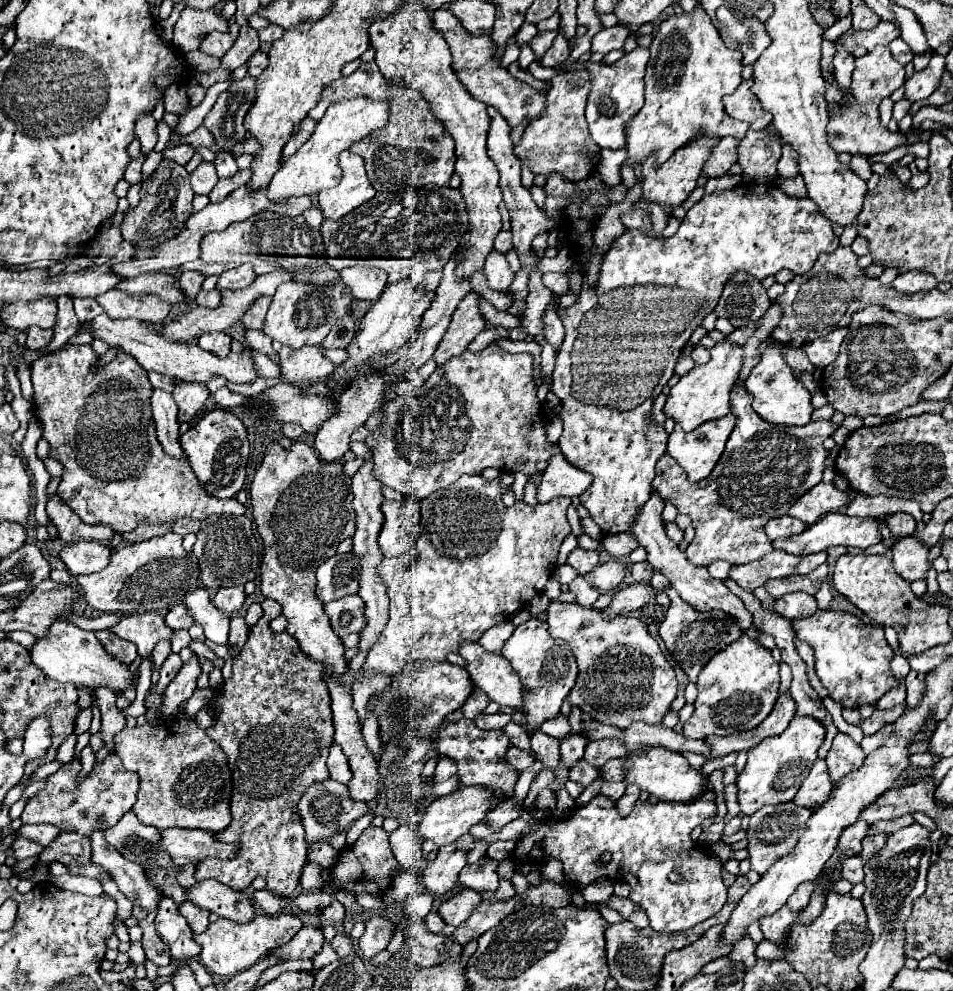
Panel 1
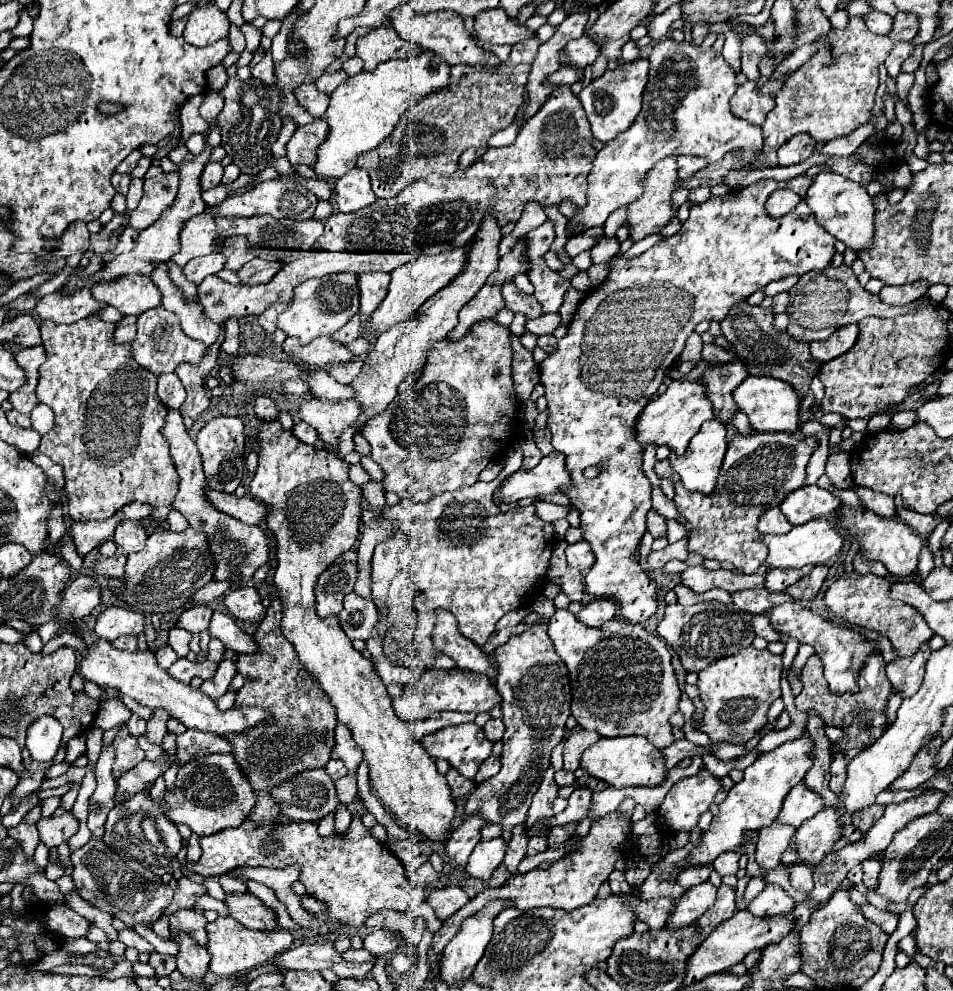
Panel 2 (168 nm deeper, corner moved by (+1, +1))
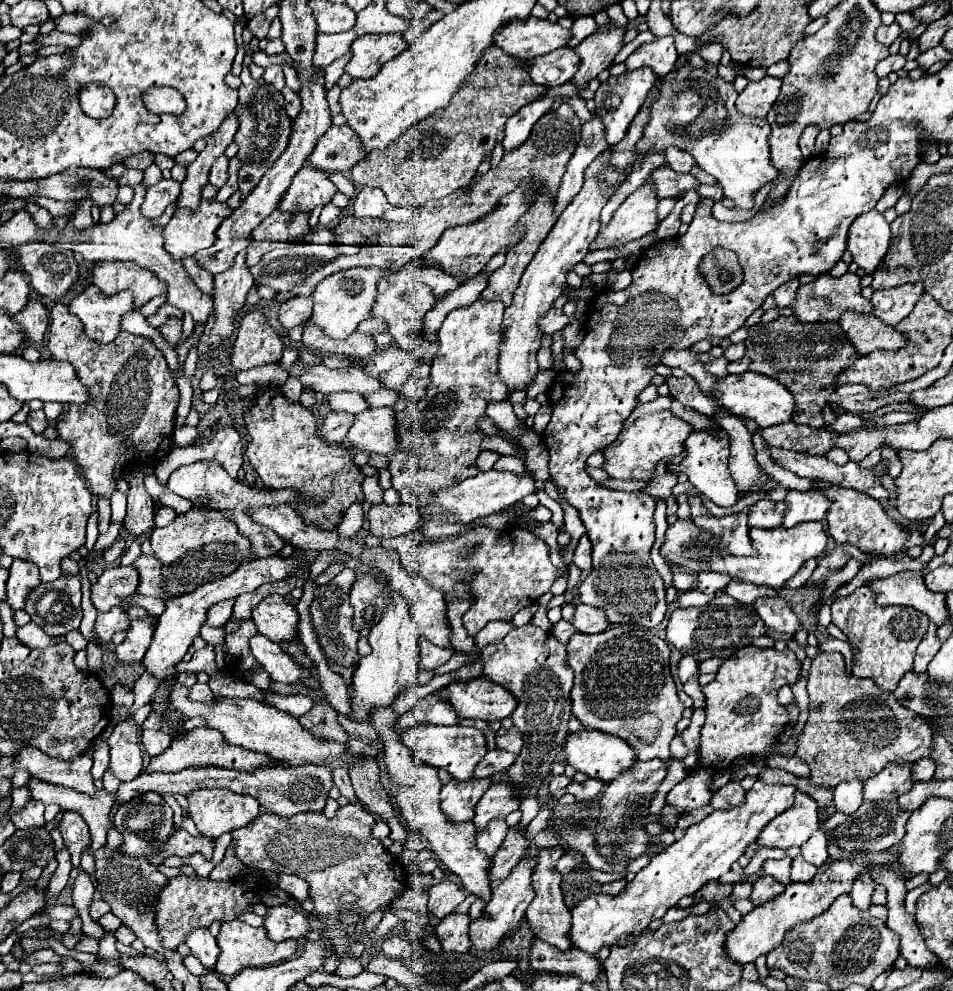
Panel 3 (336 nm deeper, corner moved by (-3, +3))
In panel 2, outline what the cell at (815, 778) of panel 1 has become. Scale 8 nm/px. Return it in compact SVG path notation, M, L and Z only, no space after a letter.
M799 783L785 797L781 813L777 815L777 821L783 825L791 825L791 827L799 829L803 821L815 817L821 809L823 809L821 797L817 797L817 793L809 793L809 789L805 789L805 785Z

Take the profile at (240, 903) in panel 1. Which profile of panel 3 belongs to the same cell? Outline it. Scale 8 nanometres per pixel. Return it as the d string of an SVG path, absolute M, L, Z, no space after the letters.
M289 905L269 907L267 915L263 917L263 927L271 941L285 941L285 939L299 939L309 931L309 923L305 913L295 911Z

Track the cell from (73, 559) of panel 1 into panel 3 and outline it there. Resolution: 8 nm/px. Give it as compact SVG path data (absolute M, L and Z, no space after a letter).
M139 555L133 561L133 567L137 567L137 573L141 575L141 583L139 583L137 593L161 597L161 599L167 597L163 583L161 583L161 563L153 555Z

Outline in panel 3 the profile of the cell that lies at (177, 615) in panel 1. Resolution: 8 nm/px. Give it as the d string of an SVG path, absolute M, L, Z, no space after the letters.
M227 599L227 601L221 601L221 603L213 605L213 607L209 607L205 625L209 625L209 627L223 627L231 619L233 603L235 603L235 599Z

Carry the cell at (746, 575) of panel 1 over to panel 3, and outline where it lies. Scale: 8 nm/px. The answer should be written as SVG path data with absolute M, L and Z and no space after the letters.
M699 571L697 573L697 589L701 593L717 593L729 583L729 575L721 575L715 571Z

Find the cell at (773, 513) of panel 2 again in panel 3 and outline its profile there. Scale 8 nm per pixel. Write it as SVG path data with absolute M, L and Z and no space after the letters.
M757 501L749 511L749 527L761 527L761 529L777 529L781 527L781 519L785 513L785 503L779 501Z

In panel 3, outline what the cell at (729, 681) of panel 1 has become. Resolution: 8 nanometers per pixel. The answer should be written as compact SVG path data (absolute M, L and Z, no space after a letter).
M749 645L725 659L717 669L715 679L703 687L707 719L701 729L701 765L721 771L731 767L739 757L759 759L769 753L771 743L789 721L787 709L777 701L777 691L785 683L793 685L799 671L801 665L791 649L777 651Z

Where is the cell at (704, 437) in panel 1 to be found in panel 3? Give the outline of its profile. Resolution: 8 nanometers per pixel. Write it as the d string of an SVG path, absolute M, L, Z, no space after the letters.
M723 429L719 431L701 431L701 433L691 433L685 441L685 449L687 449L687 455L685 459L675 465L675 463L667 463L671 471L679 473L687 473L689 477L689 483L699 489L705 497L709 497L715 505L719 507L731 507L737 499L739 499L739 491L735 487L735 481L731 479L729 475L729 469L727 469L727 455L729 455L729 437L725 435Z

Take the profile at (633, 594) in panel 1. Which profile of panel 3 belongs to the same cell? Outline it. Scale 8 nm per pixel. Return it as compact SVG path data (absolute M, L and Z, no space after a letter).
M579 603L575 609L573 627L581 633L601 633L609 627L609 621L605 619L605 611L601 611L601 607L589 607L585 603Z

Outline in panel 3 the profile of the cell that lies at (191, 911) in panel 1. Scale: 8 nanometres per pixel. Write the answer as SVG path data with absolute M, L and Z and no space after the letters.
M197 927L189 935L185 935L185 945L191 949L191 953L205 965L213 967L219 957L219 947L215 937L209 933L207 927Z

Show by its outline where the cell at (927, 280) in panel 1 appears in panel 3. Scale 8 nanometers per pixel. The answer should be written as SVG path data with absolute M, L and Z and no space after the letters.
M905 283L893 289L875 291L871 297L871 303L875 307L875 317L879 317L887 325L897 325L901 319L905 319L911 313L921 293L923 293L921 283Z

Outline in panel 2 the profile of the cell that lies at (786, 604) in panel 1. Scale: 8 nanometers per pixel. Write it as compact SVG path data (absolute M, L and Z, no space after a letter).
M743 589L743 591L731 593L731 597L737 609L749 611L749 613L765 613L769 605L793 601L787 593L769 593L767 589Z

